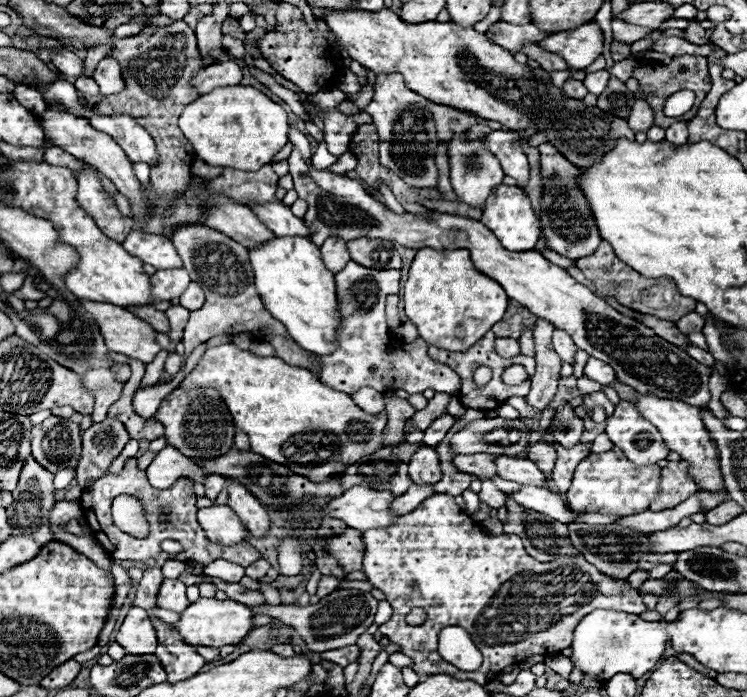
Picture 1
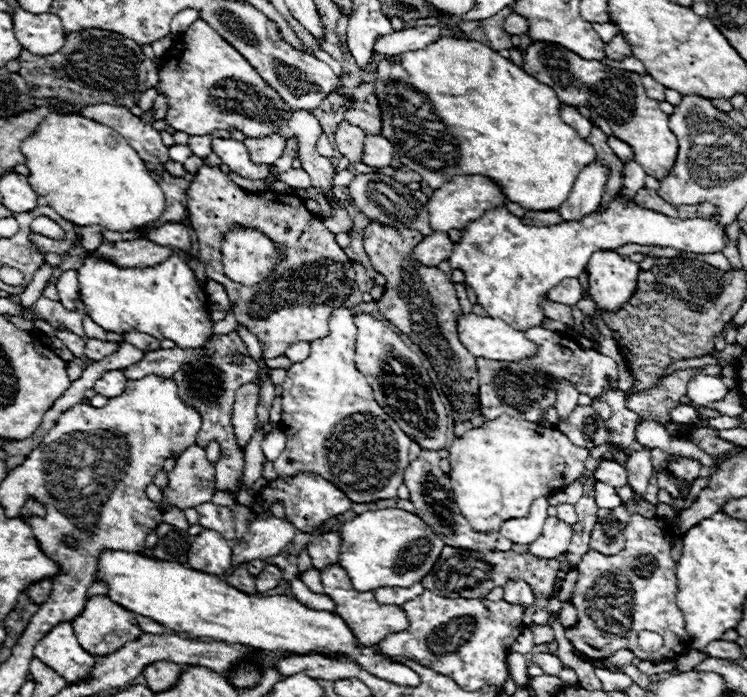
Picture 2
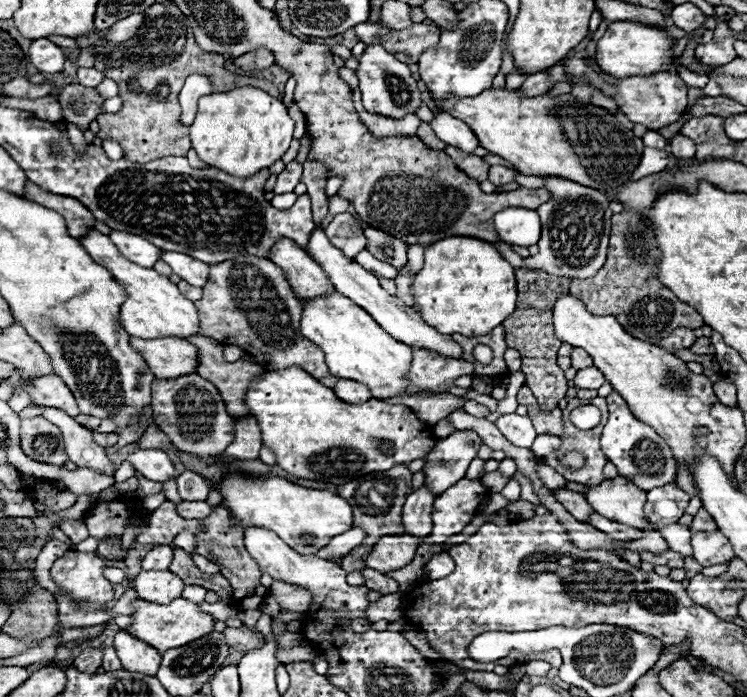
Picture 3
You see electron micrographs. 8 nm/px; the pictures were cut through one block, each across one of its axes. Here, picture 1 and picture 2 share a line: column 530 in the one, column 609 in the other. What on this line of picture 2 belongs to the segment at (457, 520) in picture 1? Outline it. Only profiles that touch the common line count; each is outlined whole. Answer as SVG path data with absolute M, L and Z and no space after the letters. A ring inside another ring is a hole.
M632 514L626 530L626 548L616 556L602 556L594 550L586 552L578 564L578 582L570 602L576 608L578 620L566 630L570 644L590 660L604 660L616 650L626 648L640 660L676 658L690 646L686 636L684 616L676 606L676 562L670 556L670 536L664 524L656 518ZM652 630L664 638L664 650L646 654L638 648L638 632Z

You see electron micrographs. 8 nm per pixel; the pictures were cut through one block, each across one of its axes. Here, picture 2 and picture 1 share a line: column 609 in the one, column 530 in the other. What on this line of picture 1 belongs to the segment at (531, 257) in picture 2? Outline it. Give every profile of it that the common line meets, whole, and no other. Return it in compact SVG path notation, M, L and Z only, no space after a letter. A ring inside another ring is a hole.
M500 184L498 188L494 188L494 192L490 194L490 200L484 206L484 214L482 214L480 222L496 234L496 238L502 242L502 246L506 250L512 250L512 252L532 250L540 238L540 222L530 206L526 192L518 186Z

